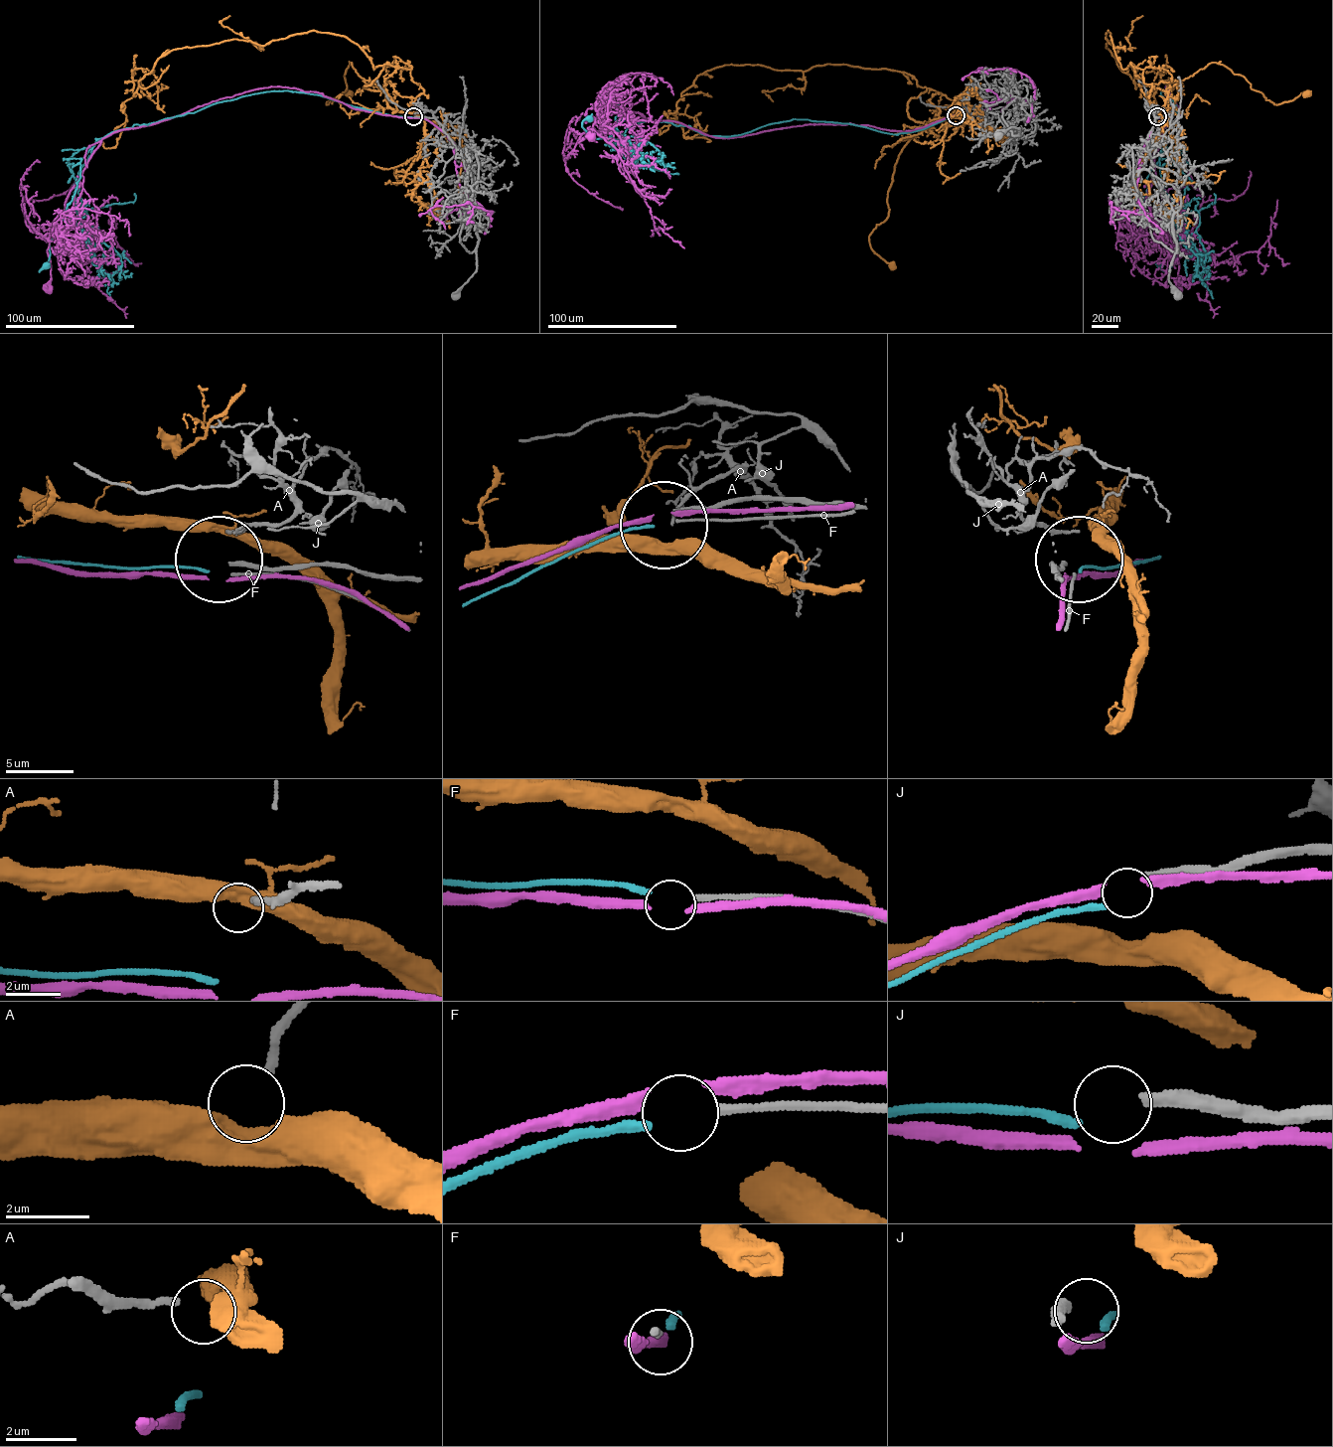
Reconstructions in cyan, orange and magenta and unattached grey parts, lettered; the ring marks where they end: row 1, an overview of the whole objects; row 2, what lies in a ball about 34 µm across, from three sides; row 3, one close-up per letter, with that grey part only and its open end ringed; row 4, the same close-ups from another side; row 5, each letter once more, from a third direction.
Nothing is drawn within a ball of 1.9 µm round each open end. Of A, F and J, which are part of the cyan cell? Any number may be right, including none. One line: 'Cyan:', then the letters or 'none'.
Cyan: F

